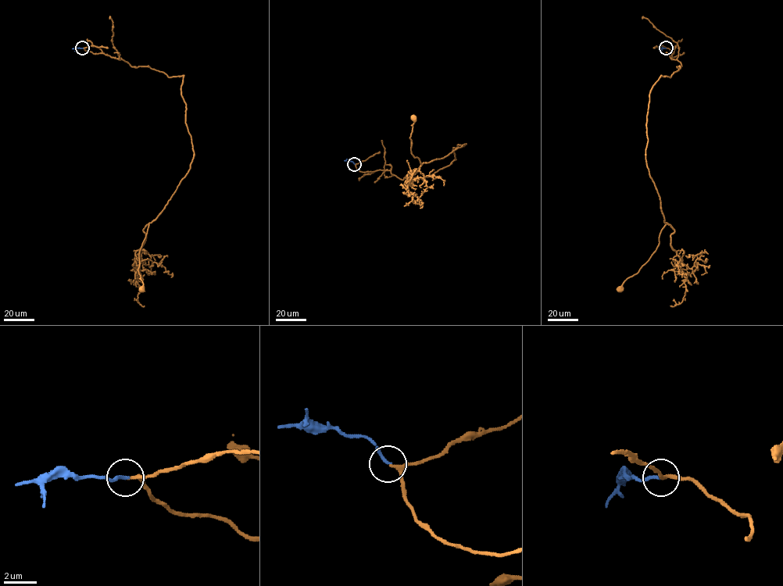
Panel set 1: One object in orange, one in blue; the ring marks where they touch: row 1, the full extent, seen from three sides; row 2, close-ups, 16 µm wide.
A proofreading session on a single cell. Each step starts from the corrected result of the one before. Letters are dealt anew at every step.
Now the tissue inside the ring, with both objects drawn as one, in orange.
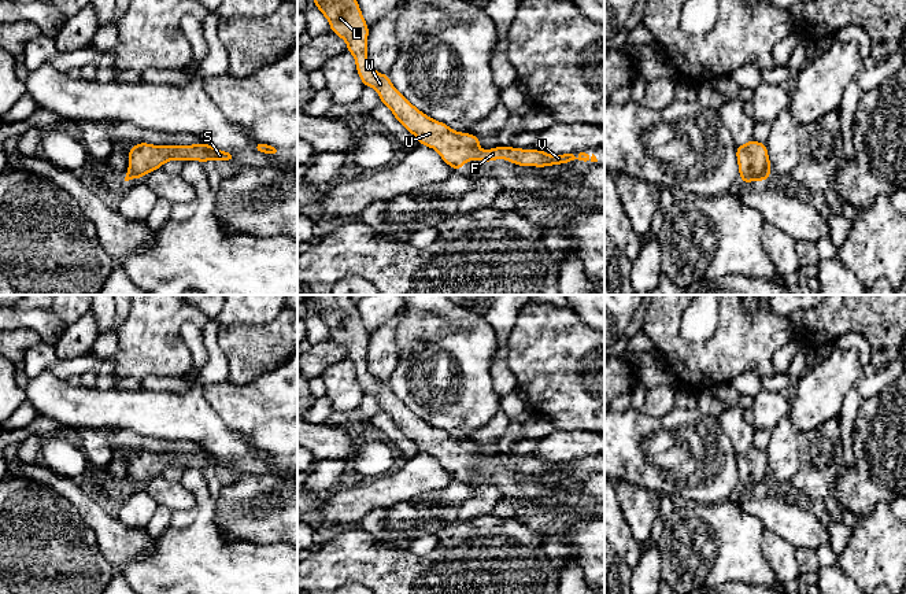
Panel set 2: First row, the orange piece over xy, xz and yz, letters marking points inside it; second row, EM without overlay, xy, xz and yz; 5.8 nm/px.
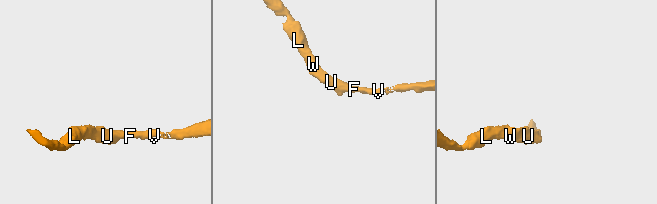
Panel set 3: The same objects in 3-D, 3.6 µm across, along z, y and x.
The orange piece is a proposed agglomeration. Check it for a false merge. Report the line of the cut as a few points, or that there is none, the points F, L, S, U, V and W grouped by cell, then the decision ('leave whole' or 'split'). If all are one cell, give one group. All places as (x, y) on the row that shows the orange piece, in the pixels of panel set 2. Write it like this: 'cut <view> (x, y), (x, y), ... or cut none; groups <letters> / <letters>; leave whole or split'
cut none; groups F L S U V W; leave whole

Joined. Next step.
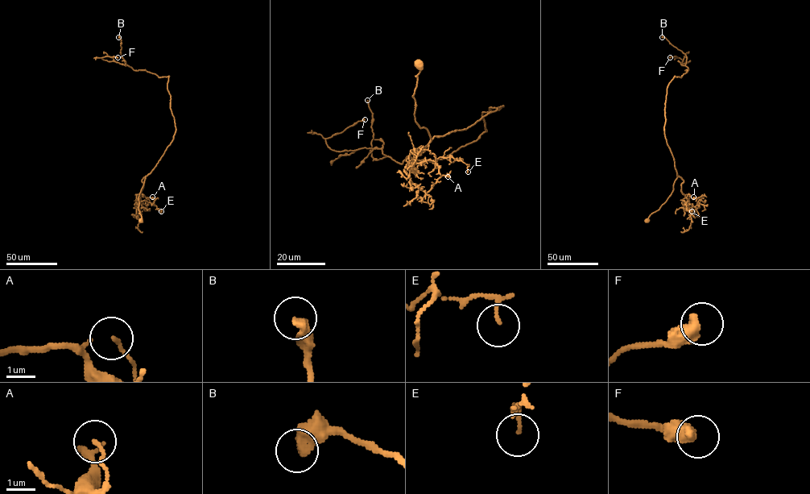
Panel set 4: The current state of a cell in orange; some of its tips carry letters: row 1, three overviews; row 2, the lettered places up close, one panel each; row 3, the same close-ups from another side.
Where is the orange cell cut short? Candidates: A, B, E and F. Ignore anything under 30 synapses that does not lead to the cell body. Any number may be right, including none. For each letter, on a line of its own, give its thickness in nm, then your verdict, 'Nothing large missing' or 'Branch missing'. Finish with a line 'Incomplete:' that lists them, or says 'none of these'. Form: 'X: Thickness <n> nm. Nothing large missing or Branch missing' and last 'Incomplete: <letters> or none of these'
A: Thickness 110 nm. Nothing large missing
B: Thickness 480 nm. Nothing large missing
E: Thickness 70 nm. Nothing large missing
F: Thickness 550 nm. Nothing large missing
Incomplete: none of these

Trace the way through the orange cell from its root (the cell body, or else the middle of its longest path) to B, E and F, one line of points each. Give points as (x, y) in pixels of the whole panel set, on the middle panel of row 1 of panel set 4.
B: (419, 63), (414, 115), (431, 140), (502, 106), (483, 112), (476, 140), (433, 162), (374, 159), (367, 100)
E: (419, 63), (414, 115), (430, 140), (408, 155), (427, 149), (436, 159), (460, 159), (468, 172)
F: (419, 63), (419, 126), (431, 140), (502, 106), (483, 112), (480, 136), (433, 162), (328, 146), (365, 119)

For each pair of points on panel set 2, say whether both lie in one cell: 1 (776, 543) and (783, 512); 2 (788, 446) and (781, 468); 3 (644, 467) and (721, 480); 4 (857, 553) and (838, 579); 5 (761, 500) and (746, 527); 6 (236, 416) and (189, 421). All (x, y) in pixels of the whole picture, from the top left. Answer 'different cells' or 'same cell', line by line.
1: different cells
2: same cell
3: same cell
4: different cells
5: different cells
6: different cells

